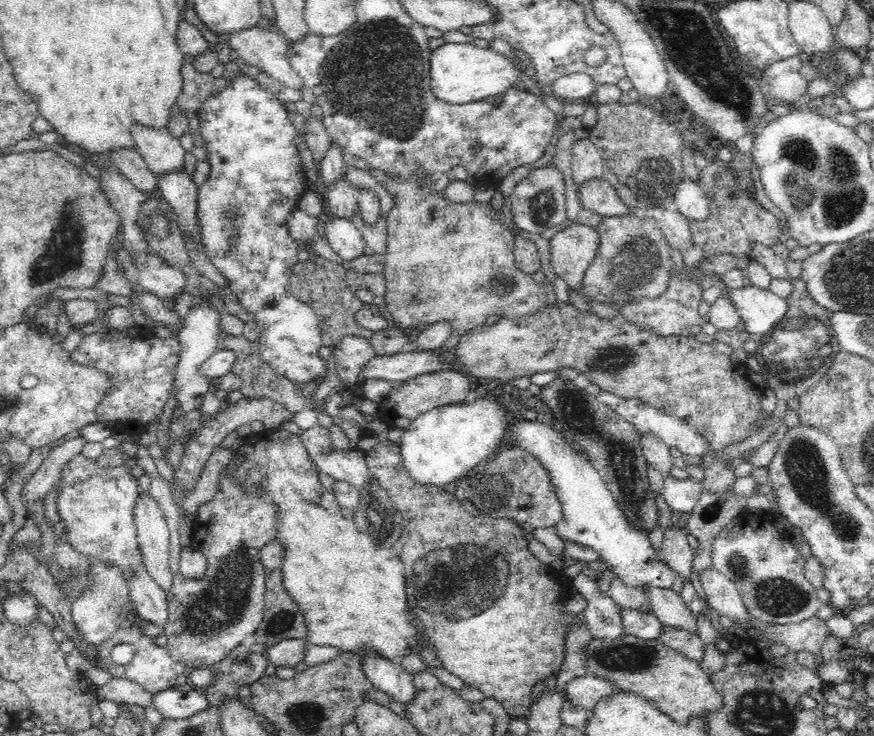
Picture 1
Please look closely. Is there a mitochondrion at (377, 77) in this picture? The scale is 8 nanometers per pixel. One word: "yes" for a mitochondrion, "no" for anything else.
yes

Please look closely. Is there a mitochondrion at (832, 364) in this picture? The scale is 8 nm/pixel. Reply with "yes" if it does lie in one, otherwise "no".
yes

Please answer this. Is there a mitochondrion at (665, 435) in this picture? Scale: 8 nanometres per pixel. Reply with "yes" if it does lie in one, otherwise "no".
no

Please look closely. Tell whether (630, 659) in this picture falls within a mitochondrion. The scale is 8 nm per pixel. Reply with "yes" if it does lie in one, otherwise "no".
yes

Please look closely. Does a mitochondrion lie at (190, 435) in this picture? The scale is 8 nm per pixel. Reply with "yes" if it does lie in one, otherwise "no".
no

